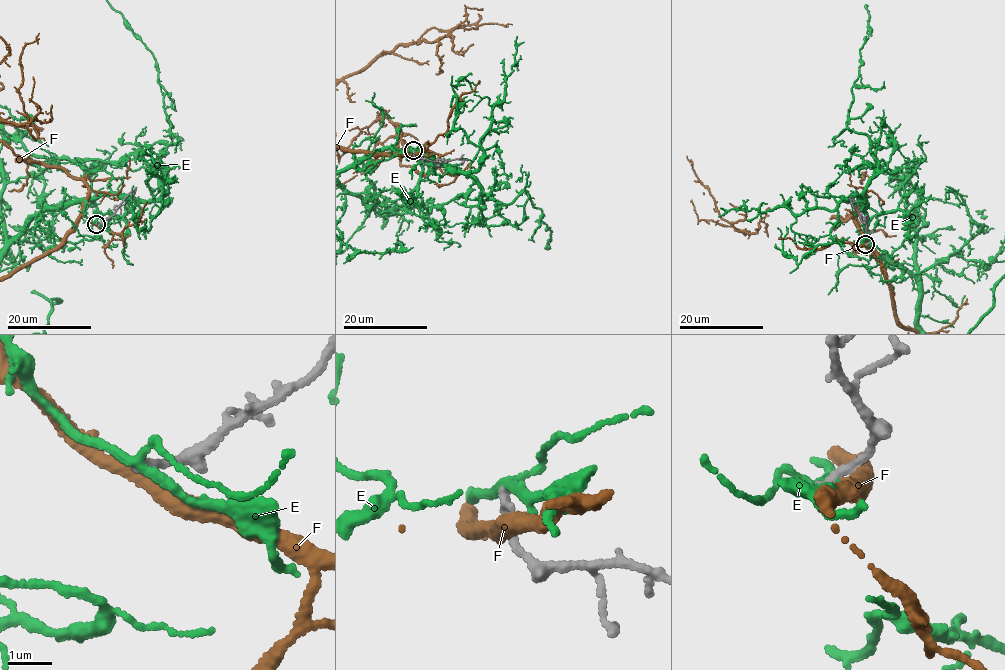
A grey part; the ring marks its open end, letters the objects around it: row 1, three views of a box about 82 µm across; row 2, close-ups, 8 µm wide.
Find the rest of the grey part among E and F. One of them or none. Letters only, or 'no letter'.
no letter

